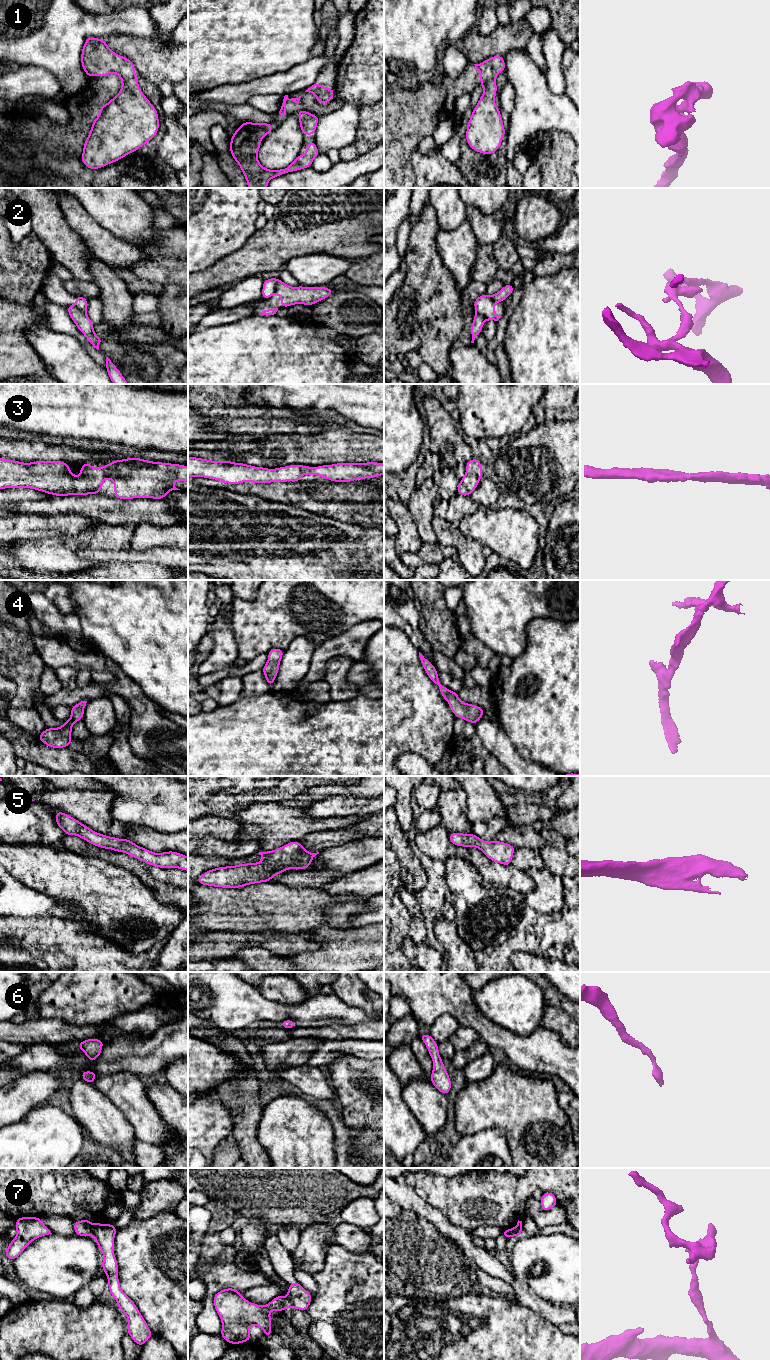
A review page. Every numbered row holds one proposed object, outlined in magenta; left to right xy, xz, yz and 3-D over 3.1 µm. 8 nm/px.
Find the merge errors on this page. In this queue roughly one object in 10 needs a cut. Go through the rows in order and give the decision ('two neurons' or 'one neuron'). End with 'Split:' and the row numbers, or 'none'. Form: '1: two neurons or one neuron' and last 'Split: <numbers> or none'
1: one neuron
2: two neurons
3: one neuron
4: one neuron
5: one neuron
6: one neuron
7: two neurons
Split: 2, 7

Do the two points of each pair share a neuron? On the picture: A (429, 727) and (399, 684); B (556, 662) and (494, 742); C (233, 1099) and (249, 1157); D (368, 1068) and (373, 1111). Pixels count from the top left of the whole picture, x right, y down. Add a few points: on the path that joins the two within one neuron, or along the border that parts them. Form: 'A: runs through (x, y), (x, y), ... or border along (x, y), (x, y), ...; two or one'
A: runs through (418, 716), (400, 698), (400, 695); one
B: border along (495, 707), (499, 714), (500, 724), (516, 749); two
C: runs through (246, 1113), (247, 1143); one
D: runs through (359, 1079), (357, 1081), (357, 1089), (368, 1100); one

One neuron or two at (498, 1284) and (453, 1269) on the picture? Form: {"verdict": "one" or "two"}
{"verdict": "two"}

